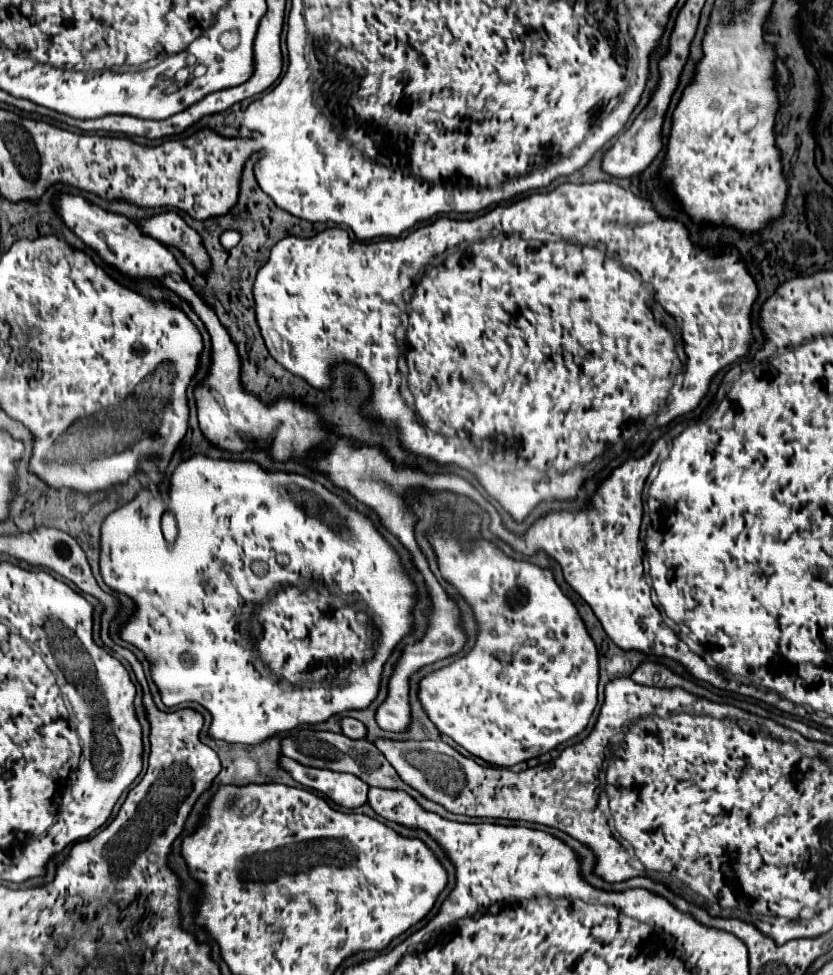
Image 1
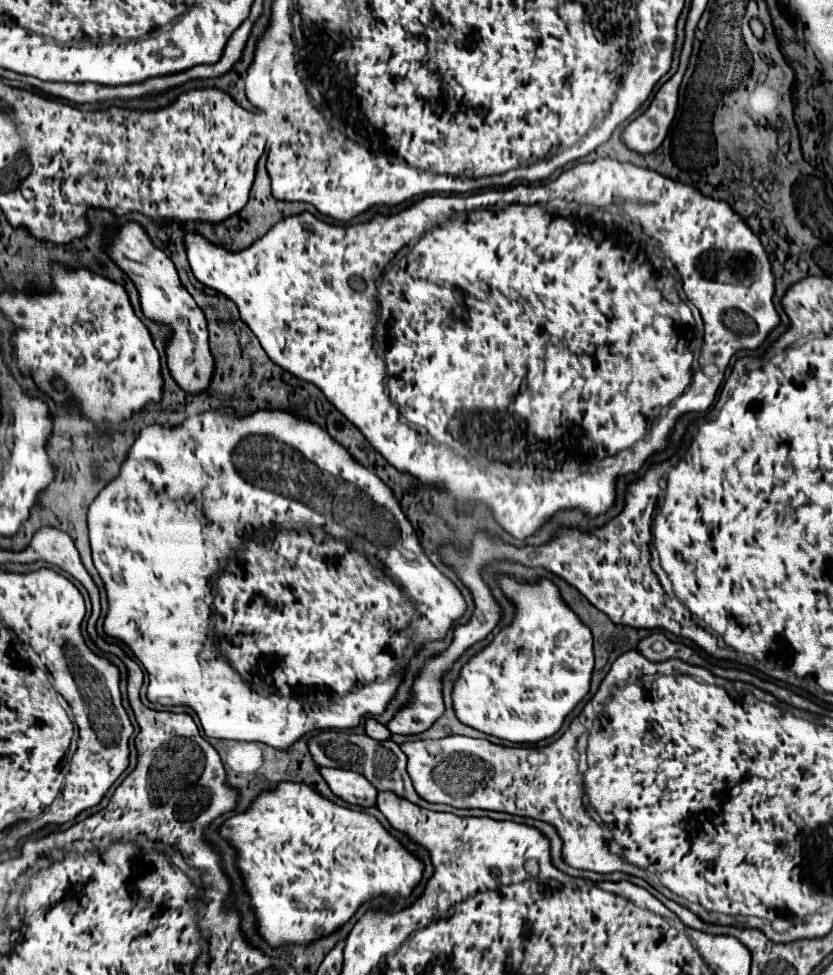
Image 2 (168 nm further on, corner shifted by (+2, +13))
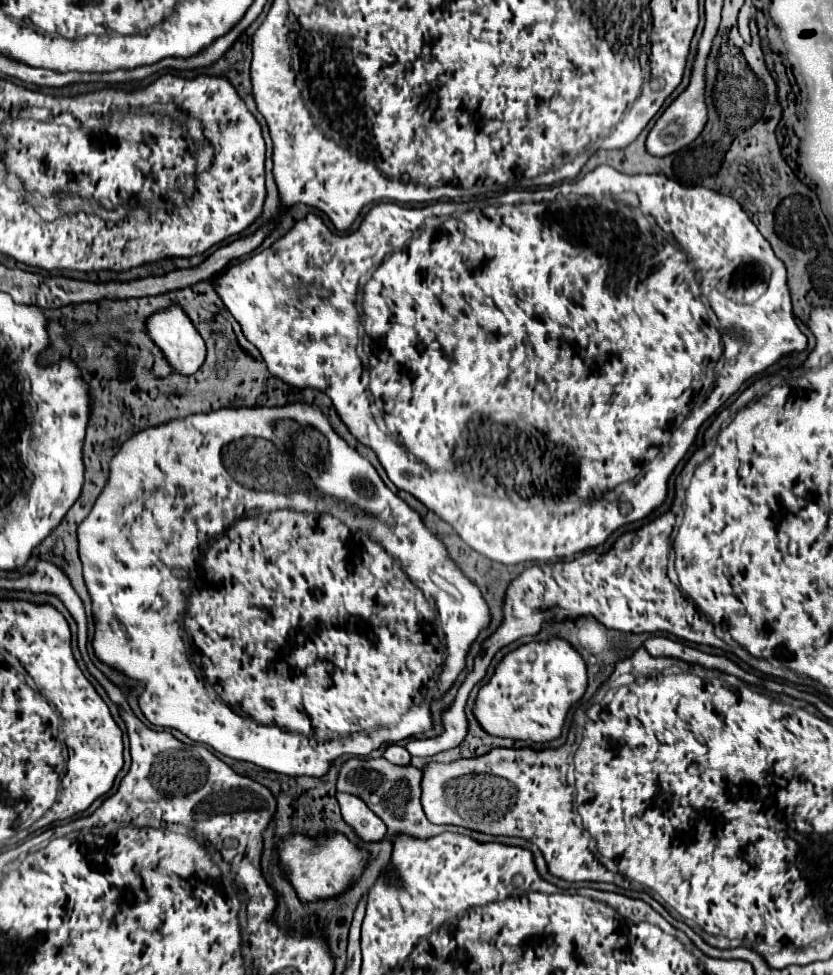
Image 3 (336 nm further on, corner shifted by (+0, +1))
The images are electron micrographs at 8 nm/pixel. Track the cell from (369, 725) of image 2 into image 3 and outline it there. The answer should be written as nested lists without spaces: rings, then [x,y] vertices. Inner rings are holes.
[[[398,744],[388,746],[386,752],[384,752],[384,758],[386,758],[388,762],[392,762],[392,764],[398,764],[398,766],[410,764],[410,754],[408,754],[408,750],[406,750],[404,746],[398,746]]]

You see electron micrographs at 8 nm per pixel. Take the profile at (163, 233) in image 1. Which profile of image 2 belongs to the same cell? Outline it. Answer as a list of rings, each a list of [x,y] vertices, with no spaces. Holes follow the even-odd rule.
[[[600,158],[600,160],[588,162],[588,164],[576,164],[574,168],[562,172],[552,182],[528,184],[528,186],[522,186],[520,183],[508,188],[493,188],[488,192],[480,192],[478,194],[478,212],[468,212],[466,216],[456,216],[454,220],[448,220],[444,224],[444,220],[448,216],[452,216],[452,212],[448,210],[448,198],[450,196],[426,196],[420,202],[412,204],[410,208],[402,210],[400,214],[376,216],[370,222],[354,224],[354,226],[334,226],[324,220],[318,220],[310,212],[302,212],[298,216],[280,220],[266,236],[256,240],[256,244],[252,244],[250,250],[242,250],[238,254],[212,244],[196,230],[184,234],[184,246],[186,246],[188,262],[197,280],[200,280],[204,286],[210,286],[210,288],[226,294],[230,300],[236,302],[242,320],[258,336],[258,340],[260,340],[262,348],[266,350],[266,354],[270,356],[270,360],[274,360],[278,366],[292,372],[300,380],[316,384],[324,392],[324,396],[336,406],[336,410],[340,410],[368,438],[368,442],[378,452],[382,452],[382,456],[394,468],[398,468],[400,472],[410,472],[424,484],[444,486],[458,500],[484,502],[494,512],[496,522],[518,540],[532,536],[558,508],[580,508],[582,512],[590,512],[590,514],[606,512],[608,506],[614,502],[614,478],[618,474],[636,472],[640,468],[640,464],[650,457],[650,454],[666,448],[666,436],[672,430],[672,426],[680,414],[700,412],[712,404],[714,394],[724,378],[724,370],[726,370],[730,358],[734,356],[734,352],[738,352],[742,348],[748,348],[748,350],[758,348],[764,342],[764,338],[768,336],[768,332],[780,324],[778,312],[772,304],[774,276],[770,272],[770,262],[766,260],[766,252],[764,252],[760,240],[750,232],[750,228],[746,228],[746,222],[738,214],[730,212],[730,206],[726,202],[706,198],[706,196],[698,194],[692,186],[684,186],[680,182],[664,178],[654,170],[640,168],[634,164],[622,164],[622,162],[616,162],[610,158]],[[556,198],[562,198],[568,202],[578,202],[578,204],[570,204],[566,208],[552,210],[552,212],[548,210],[548,206],[540,206],[542,202],[550,202]],[[616,198],[620,198],[624,202],[626,214],[630,218],[636,216],[638,220],[630,222],[618,206],[610,206],[610,208],[580,206],[580,204],[612,204]],[[530,204],[536,204],[536,206],[530,206]],[[492,208],[496,208],[496,210],[492,210]],[[436,224],[442,224],[442,228],[434,228]],[[532,224],[536,224],[536,228],[538,228],[536,232],[532,232],[532,228],[534,228]],[[430,228],[434,228],[434,232],[428,232]],[[642,232],[650,234],[652,240],[648,236],[644,236]],[[302,234],[306,234],[306,236],[302,236]],[[414,238],[418,242],[414,244],[410,254],[404,260],[400,260],[396,266],[390,266],[390,270],[386,270],[388,262],[404,246],[408,246],[408,242]],[[664,256],[668,260],[672,260],[672,264],[680,272],[686,298],[700,310],[700,316],[706,316],[704,342],[700,348],[698,364],[700,364],[700,368],[708,366],[708,364],[716,364],[716,370],[718,370],[716,376],[706,376],[698,368],[698,370],[694,370],[694,378],[692,378],[694,344],[698,340],[696,324],[694,324],[688,304],[682,302],[676,294],[676,288],[674,288],[676,278],[672,274],[672,266],[666,268],[668,262]],[[718,256],[750,256],[750,258],[754,258],[754,262],[760,266],[758,278],[752,280],[750,284],[718,280],[718,276],[714,272],[714,260]],[[366,274],[368,274],[368,286],[366,286]],[[658,274],[660,274],[660,278],[658,278]],[[378,282],[382,282],[382,284],[378,286]],[[496,294],[500,294],[500,314],[496,314],[496,310],[492,310],[492,308],[496,308]],[[378,300],[380,300],[380,312],[378,312]],[[640,316],[646,316],[648,334],[644,334],[646,330],[644,330],[644,324],[640,324]],[[730,320],[734,320],[732,324],[736,326],[736,330],[730,328]],[[374,326],[376,326],[376,334],[378,334],[378,346],[386,348],[386,354],[384,354],[386,364],[378,356],[378,352],[372,344]],[[386,366],[388,366],[388,374],[398,378],[398,386],[390,386],[390,390],[394,388],[392,400],[396,402],[398,408],[394,408],[394,402],[390,400],[390,394],[386,392],[386,378],[384,378]],[[398,410],[402,412],[402,416]],[[402,418],[406,422],[422,426],[426,430],[426,434],[418,432],[418,428],[410,428],[410,424],[406,424]],[[650,428],[652,428],[651,431]],[[450,434],[452,434],[452,438],[450,438]],[[434,440],[440,444],[436,444]],[[630,446],[633,447],[630,448]],[[614,452],[619,453],[614,454]],[[602,456],[606,456],[606,458],[602,458]]]

